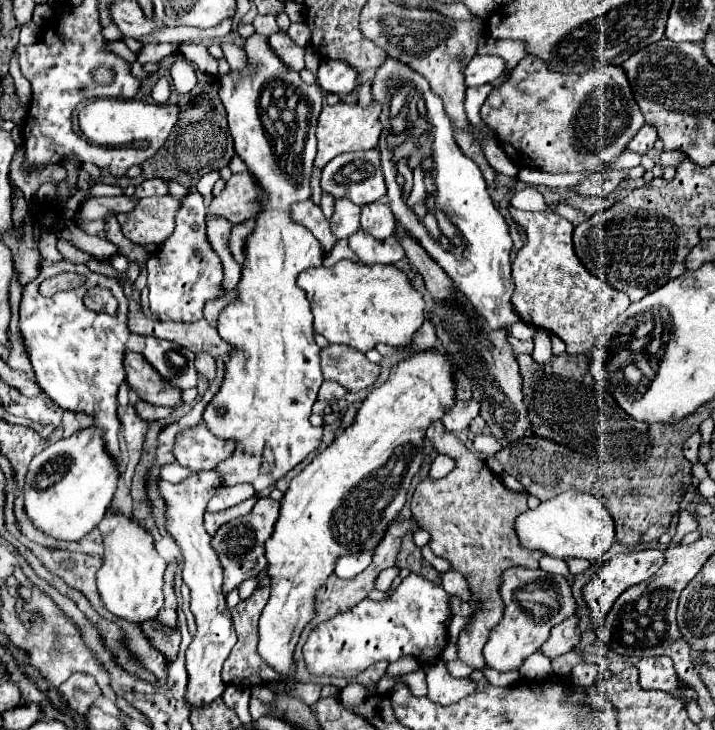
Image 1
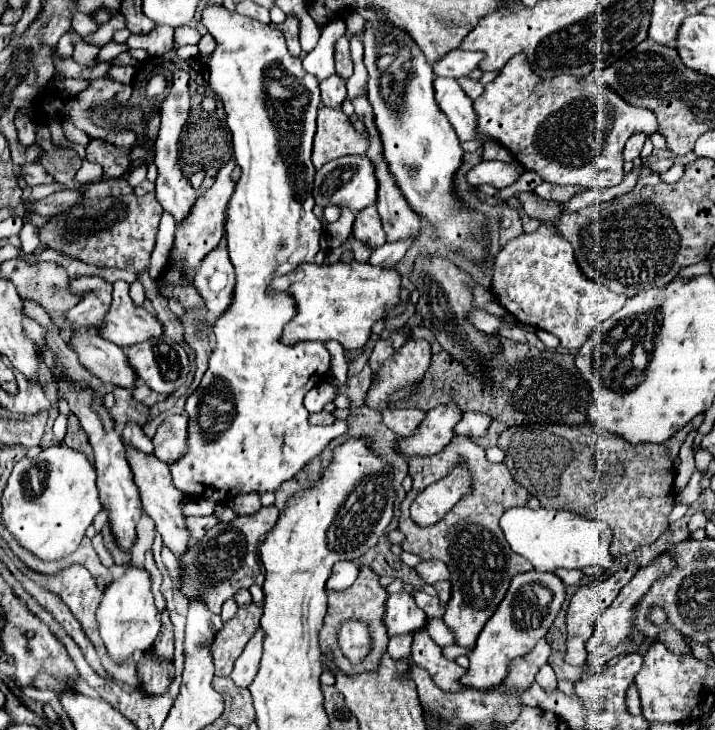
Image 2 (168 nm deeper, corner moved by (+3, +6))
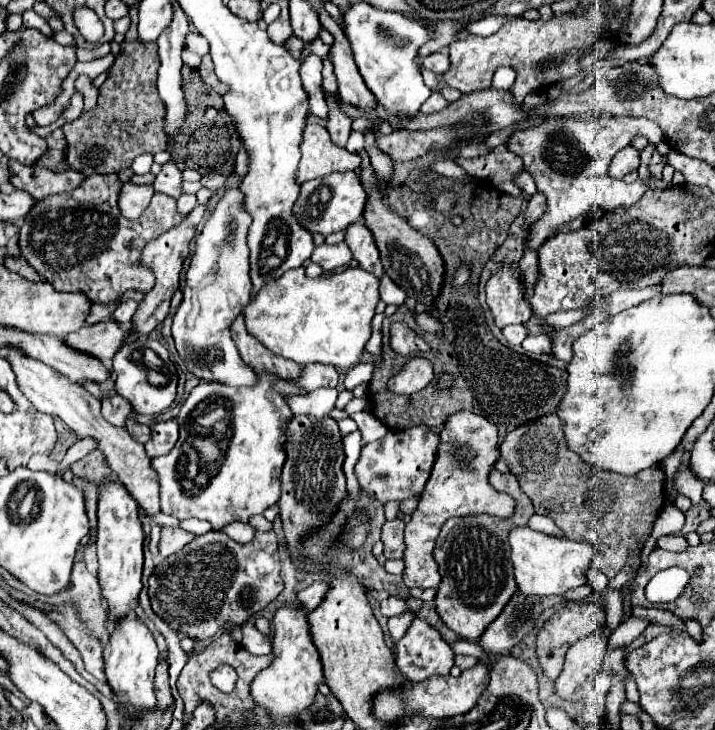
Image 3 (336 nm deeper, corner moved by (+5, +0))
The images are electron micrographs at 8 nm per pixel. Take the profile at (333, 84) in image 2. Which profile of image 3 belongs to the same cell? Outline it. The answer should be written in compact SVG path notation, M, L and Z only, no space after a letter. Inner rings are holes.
M328 97L326 99L326 105L328 105L328 119L326 119L326 129L332 137L332 141L340 147L346 145L348 141L348 135L350 135L350 123L352 119L346 117L346 113L342 113L342 105L340 105L340 99L334 101L334 97Z

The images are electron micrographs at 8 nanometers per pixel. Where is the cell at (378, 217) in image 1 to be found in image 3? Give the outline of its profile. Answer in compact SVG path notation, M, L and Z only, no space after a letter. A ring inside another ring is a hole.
M356 221L346 229L344 241L348 243L354 259L358 259L360 267L374 273L378 279L382 277L382 263L380 263L380 253L378 247L374 245L374 235L370 229L366 229L364 221Z

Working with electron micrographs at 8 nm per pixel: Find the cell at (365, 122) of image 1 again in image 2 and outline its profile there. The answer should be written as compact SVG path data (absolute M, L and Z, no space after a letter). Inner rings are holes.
M322 107L316 117L316 135L312 145L312 165L324 167L328 161L344 155L360 155L368 149L366 133L358 133L340 109Z

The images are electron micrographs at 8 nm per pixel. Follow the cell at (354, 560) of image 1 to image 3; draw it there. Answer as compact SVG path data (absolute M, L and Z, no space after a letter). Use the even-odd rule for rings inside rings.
M316 581L316 583L312 583L310 587L306 587L304 591L298 593L298 603L300 603L304 609L308 609L308 611L316 609L316 607L322 603L322 599L326 597L328 587L330 587L328 581Z

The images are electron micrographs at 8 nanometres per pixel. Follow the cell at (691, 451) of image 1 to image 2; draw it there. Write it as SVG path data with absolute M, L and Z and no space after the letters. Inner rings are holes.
M690 431L688 437L684 439L682 447L680 447L680 465L676 467L676 479L674 479L674 491L676 493L680 493L688 485L688 481L694 473L694 451L692 451L694 437L696 437L696 431Z

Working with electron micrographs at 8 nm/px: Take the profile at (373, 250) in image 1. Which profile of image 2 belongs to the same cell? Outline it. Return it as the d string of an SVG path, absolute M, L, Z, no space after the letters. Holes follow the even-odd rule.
M394 241L394 243L384 243L384 247L378 247L376 251L372 251L370 263L378 265L378 267L396 267L396 263L406 255L408 247L412 243L406 241Z

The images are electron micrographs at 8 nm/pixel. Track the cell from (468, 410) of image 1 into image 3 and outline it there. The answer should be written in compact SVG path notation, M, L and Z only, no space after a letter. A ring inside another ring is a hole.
M416 425L402 431L388 431L382 439L374 443L366 443L362 455L356 463L356 477L360 487L364 487L372 497L382 503L388 501L404 501L412 495L420 495L424 483L430 477L430 469L436 461L440 435L426 425Z

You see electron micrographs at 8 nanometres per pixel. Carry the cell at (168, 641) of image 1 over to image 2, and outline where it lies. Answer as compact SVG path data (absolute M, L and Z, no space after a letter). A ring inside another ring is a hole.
M148 653L144 655L144 659L140 659L140 663L136 663L136 667L140 687L144 689L146 695L162 695L172 685L174 679L172 663L156 663L156 659L152 659L152 655Z

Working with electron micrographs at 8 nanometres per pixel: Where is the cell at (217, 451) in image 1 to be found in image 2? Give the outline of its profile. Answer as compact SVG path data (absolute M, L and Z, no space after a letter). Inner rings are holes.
M170 415L164 419L164 423L158 427L152 443L154 443L154 455L164 461L172 463L172 459L180 457L180 451L186 447L188 439L188 415Z

